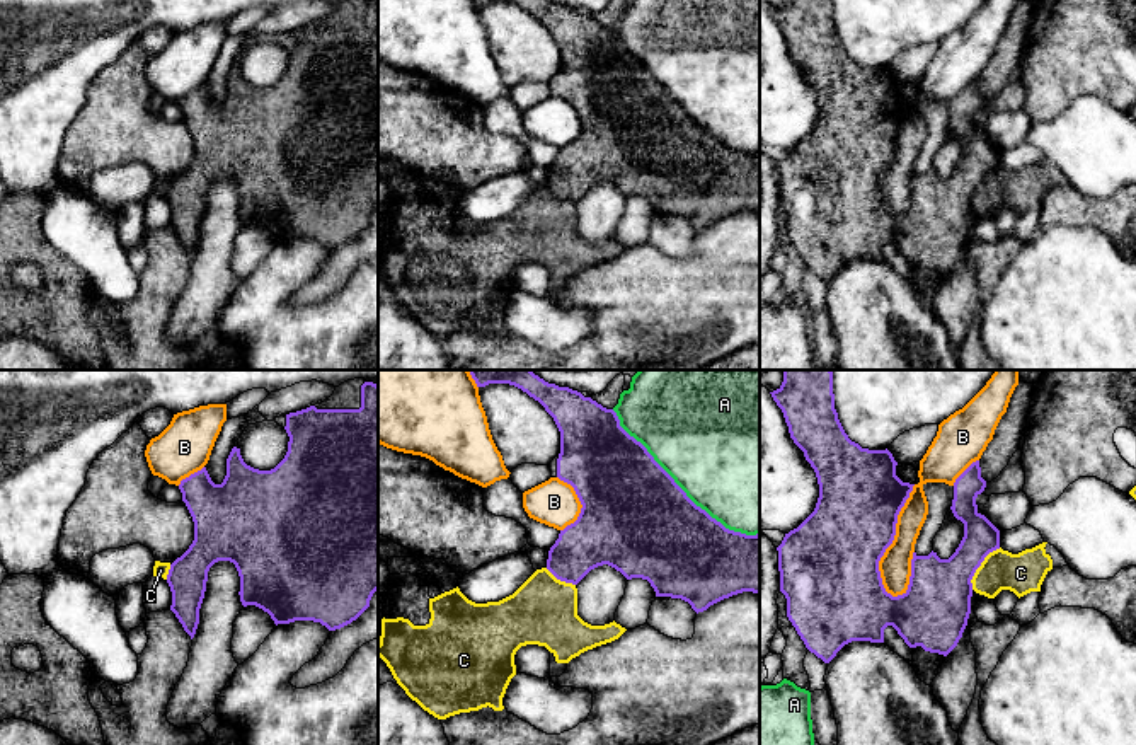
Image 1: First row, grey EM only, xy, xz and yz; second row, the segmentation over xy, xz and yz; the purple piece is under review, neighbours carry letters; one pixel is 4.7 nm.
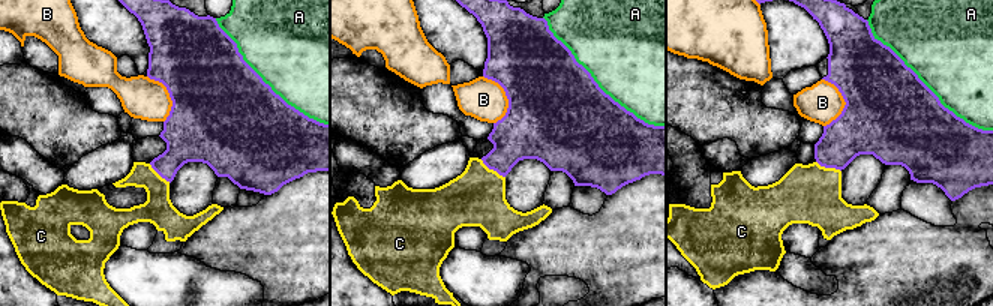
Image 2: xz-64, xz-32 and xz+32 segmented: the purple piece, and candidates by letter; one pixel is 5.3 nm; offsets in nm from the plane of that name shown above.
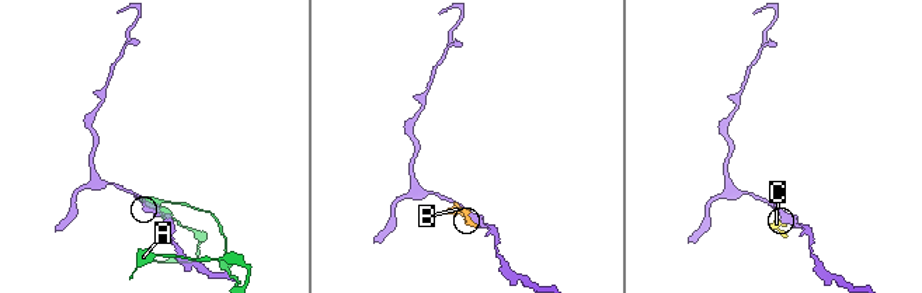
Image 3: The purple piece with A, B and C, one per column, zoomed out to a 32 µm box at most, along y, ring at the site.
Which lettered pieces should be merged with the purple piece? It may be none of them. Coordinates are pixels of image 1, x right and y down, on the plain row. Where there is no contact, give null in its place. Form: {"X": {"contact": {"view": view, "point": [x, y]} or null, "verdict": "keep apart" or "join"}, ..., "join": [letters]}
{"A": {"contact": {"view": "xz", "point": [680, 106]}, "verdict": "keep apart"}, "B": {"contact": {"view": "yz", "point": [893, 157]}, "verdict": "keep apart"}, "C": {"contact": {"view": "yz", "point": [980, 183]}, "verdict": "keep apart"}, "join": []}

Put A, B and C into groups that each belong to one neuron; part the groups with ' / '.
A / B / C

